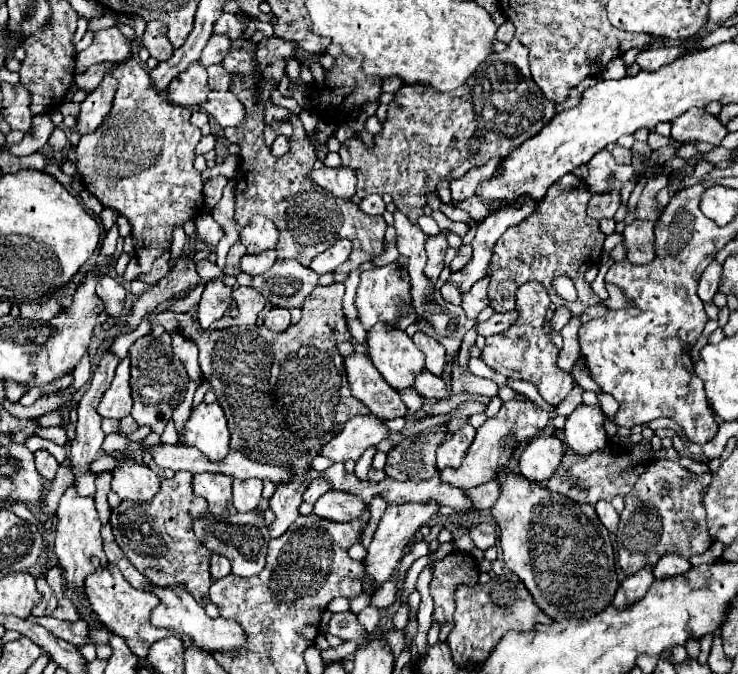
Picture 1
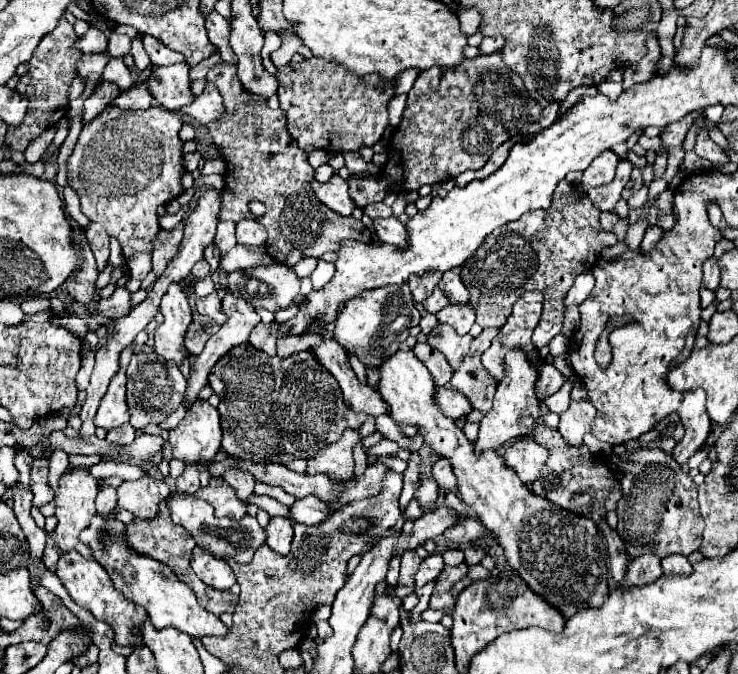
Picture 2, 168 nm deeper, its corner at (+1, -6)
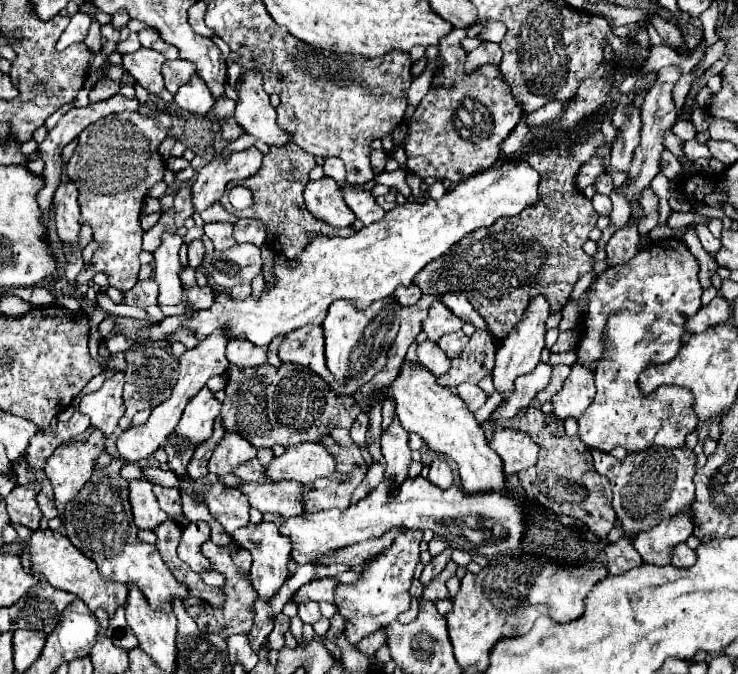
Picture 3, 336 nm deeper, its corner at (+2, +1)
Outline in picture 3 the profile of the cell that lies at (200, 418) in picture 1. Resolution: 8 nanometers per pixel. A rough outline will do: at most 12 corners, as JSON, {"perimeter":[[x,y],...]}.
{"perimeter":[[203,387],[177,425],[179,435],[199,445],[209,439],[221,403]]}

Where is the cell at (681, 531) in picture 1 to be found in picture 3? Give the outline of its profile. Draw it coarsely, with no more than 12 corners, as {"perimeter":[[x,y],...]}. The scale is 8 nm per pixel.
{"perimeter":[[689,447],[593,451],[627,533],[691,511]]}

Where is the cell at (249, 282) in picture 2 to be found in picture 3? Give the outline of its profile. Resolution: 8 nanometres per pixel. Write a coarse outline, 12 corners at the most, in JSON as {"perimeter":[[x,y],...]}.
{"perimeter":[[233,245],[205,253],[201,267],[213,283],[231,289],[261,271],[261,249]]}

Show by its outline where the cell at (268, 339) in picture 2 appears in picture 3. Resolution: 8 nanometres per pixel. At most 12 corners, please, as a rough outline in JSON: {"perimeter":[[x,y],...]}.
{"perimeter":[[245,339],[227,343],[225,357],[237,369],[267,363],[267,349]]}

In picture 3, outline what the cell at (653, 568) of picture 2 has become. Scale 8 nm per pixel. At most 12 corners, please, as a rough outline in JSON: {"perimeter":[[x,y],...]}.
{"perimeter":[[691,513],[661,519],[633,541],[645,563],[669,565],[693,533]]}

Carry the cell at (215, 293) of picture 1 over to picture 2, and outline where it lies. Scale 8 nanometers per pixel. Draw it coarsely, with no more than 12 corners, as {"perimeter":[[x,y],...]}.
{"perimeter":[[216,290],[198,300],[198,312],[226,322]]}

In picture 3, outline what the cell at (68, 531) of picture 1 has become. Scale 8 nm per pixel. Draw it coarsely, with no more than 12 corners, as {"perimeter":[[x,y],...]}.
{"perimeter":[[95,429],[87,441],[61,445],[45,461],[63,517],[65,503],[91,479],[107,451]]}

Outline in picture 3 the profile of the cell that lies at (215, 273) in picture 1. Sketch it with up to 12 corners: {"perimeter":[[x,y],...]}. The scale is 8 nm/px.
{"perimeter":[[203,241],[189,243],[189,267],[197,269],[203,259]]}

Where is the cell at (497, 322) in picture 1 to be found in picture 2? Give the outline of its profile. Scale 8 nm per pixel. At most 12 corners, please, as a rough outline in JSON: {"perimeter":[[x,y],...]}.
{"perimeter":[[498,328],[472,340],[450,380],[484,414],[492,410],[496,380],[480,356]]}

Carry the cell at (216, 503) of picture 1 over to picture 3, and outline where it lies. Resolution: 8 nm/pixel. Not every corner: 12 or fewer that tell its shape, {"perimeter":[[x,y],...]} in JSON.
{"perimeter":[[215,475],[197,479],[197,497],[227,533],[249,525],[249,501]]}

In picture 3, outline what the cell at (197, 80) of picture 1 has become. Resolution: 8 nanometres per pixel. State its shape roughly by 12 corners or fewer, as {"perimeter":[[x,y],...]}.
{"perimeter":[[159,51],[123,55],[123,69],[149,93],[163,91]]}

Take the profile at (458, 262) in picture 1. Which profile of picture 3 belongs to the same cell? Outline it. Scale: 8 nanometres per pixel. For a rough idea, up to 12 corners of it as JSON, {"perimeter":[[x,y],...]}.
{"perimeter":[[445,295],[441,299],[451,311],[485,331],[485,319],[471,307],[465,295]]}

